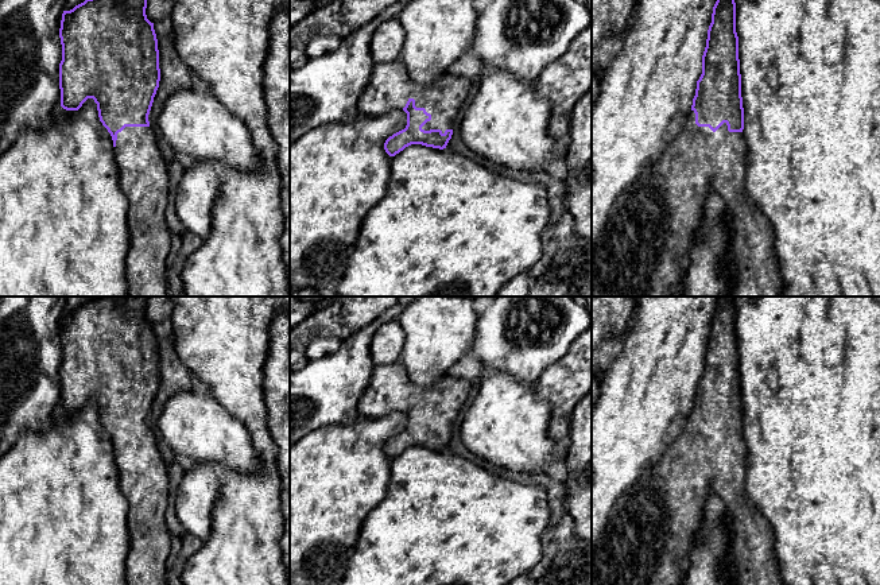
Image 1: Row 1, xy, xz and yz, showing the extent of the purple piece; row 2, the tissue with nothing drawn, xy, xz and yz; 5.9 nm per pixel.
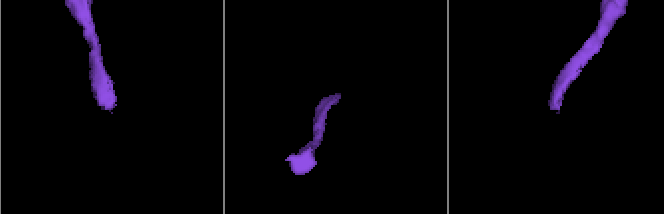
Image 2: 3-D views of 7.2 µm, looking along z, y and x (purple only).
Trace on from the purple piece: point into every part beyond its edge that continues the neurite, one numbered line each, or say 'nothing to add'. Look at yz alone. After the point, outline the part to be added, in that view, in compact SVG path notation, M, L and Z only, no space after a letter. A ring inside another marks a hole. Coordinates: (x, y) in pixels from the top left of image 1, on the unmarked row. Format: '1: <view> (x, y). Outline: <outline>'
1: yz (647, 538). Outline: M690 412L677 439L658 464L650 466L613 504L606 526L592 549L592 585L683 585L689 572L690 546L705 519L708 499L717 493L726 507L730 531L725 574L730 585L783 585L775 554L774 531L747 495L747 445L743 434L729 434L724 425L716 434L695 426Z

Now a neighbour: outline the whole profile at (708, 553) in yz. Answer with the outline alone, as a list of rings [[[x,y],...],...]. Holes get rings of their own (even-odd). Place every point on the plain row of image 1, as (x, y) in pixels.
[[[712,493],[701,530],[690,546],[689,572],[683,585],[730,585],[724,577],[729,536],[725,503],[717,493]]]

